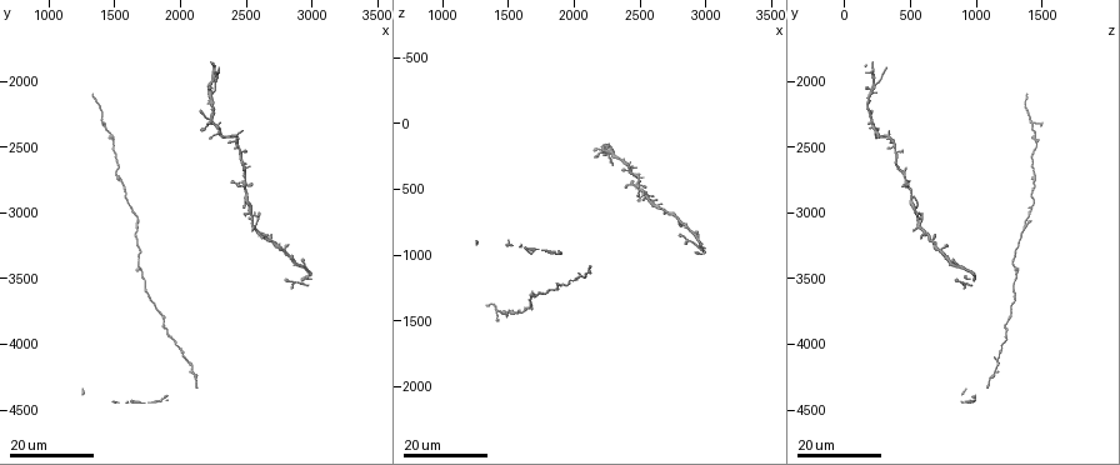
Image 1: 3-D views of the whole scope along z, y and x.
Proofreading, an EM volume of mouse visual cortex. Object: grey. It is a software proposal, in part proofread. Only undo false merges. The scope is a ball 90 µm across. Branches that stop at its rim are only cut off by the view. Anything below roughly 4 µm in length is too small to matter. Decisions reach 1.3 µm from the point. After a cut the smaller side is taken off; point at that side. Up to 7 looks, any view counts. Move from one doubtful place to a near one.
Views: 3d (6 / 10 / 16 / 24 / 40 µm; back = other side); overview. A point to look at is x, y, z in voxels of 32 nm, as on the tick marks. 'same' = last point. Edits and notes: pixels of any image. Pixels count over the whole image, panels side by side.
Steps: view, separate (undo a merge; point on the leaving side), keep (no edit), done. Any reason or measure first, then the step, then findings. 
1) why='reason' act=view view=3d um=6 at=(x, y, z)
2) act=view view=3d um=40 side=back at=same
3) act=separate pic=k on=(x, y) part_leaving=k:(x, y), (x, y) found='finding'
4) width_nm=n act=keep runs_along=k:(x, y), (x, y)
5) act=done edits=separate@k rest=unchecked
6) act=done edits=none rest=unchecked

why='sudden change in width' act=view view=3d um=16 at=(1500, 2440, 1460)

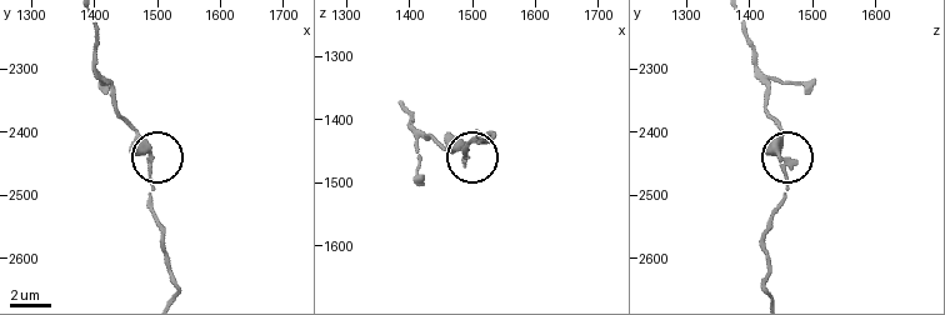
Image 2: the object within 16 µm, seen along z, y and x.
why='closer look' act=view view=3d um=10 at=(1490, 2450, 1455)

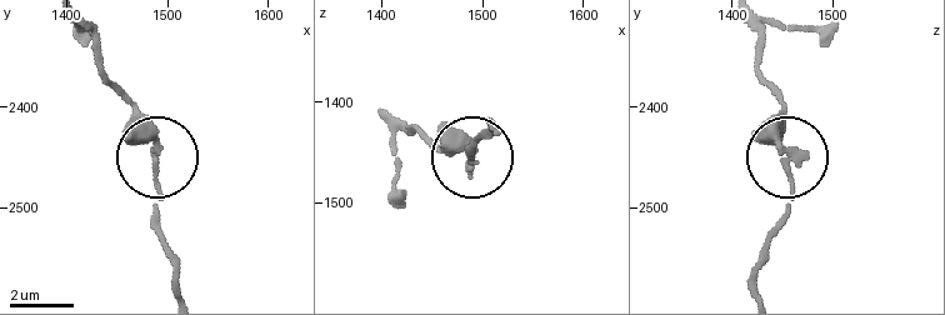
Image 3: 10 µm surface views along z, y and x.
why='closer look' act=view view=3d um=6 at=(1492, 2450, 1458)

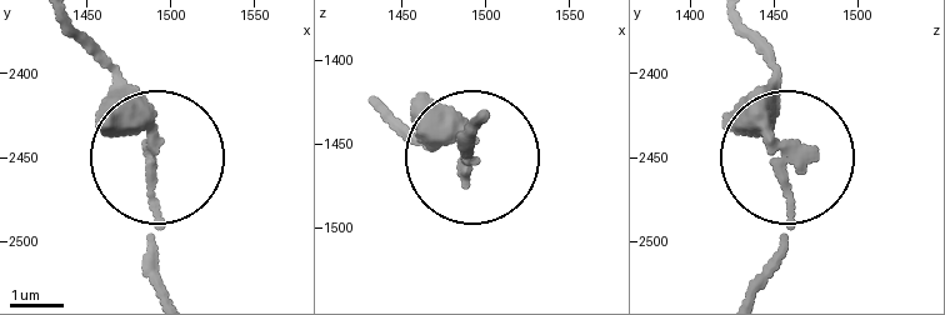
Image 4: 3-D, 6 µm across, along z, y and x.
act=keep runs_along=4:(163, 285), (154, 150), (135, 96), (91, 48) found='one neuron here'

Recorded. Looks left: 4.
why='thick turns thin' act=view view=3d um=16 at=(1540, 2780, 1440)

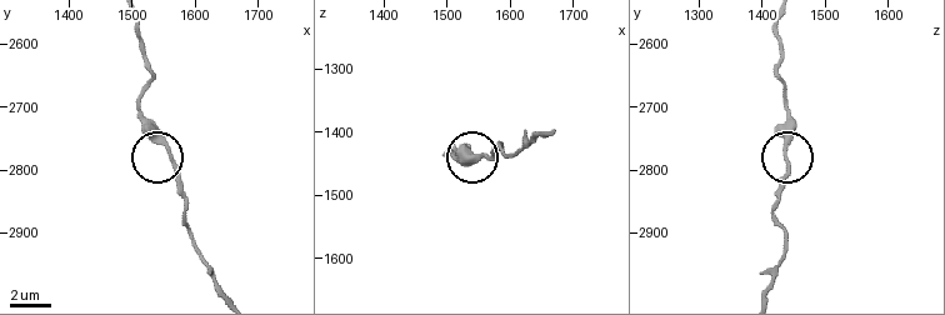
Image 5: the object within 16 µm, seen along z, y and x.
why='zoom in' act=view view=3d um=10 at=(1550, 2760, 1440)

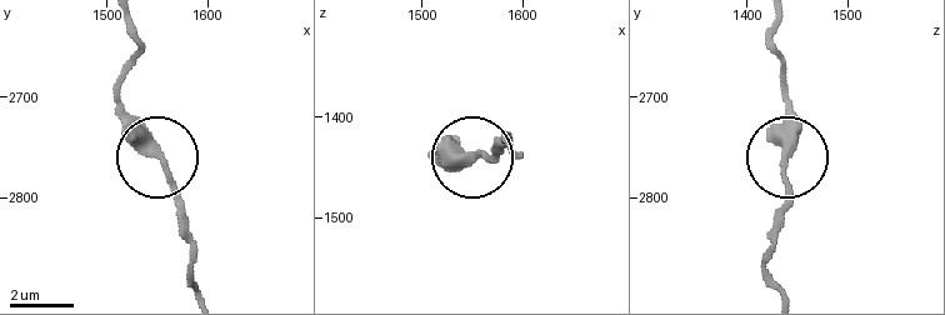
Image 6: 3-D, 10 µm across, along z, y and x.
act=keep runs_along=6:(779, 293), (765, 260), (789, 188), (789, 93) found='continuous, no second neuron'

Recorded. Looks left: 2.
act=view view=3d um=24 at=(2260, 2060, 200)

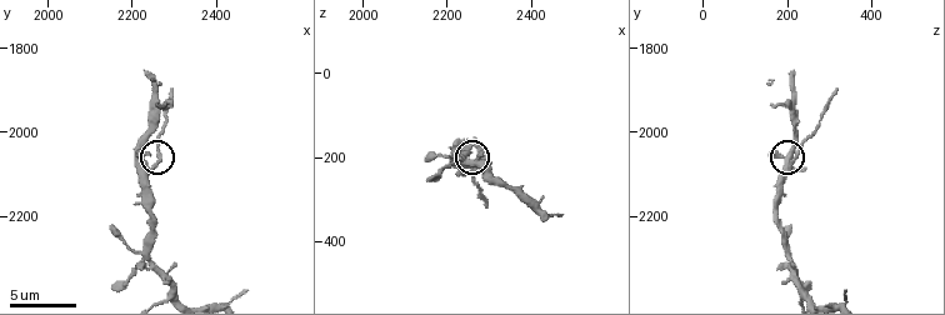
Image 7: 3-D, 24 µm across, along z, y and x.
act=view view=3d um=6 at=(2235, 2090, 210)

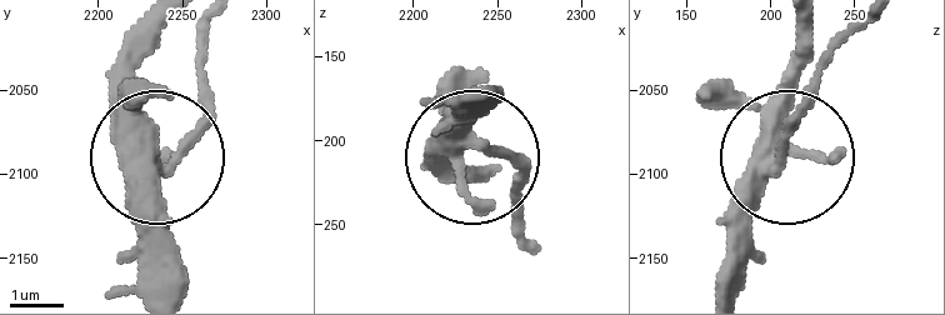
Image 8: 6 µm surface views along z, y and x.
arms=5 act=separate pic=8 on=(205, 100) found='a second neuron is stuck on'

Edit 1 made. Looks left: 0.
act=done edits=separate@8 rest=unchecked

